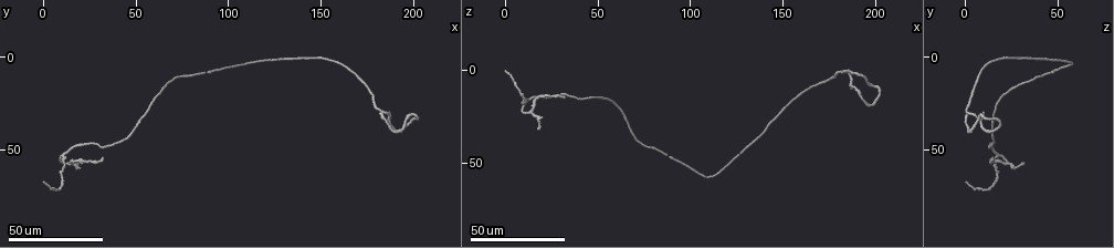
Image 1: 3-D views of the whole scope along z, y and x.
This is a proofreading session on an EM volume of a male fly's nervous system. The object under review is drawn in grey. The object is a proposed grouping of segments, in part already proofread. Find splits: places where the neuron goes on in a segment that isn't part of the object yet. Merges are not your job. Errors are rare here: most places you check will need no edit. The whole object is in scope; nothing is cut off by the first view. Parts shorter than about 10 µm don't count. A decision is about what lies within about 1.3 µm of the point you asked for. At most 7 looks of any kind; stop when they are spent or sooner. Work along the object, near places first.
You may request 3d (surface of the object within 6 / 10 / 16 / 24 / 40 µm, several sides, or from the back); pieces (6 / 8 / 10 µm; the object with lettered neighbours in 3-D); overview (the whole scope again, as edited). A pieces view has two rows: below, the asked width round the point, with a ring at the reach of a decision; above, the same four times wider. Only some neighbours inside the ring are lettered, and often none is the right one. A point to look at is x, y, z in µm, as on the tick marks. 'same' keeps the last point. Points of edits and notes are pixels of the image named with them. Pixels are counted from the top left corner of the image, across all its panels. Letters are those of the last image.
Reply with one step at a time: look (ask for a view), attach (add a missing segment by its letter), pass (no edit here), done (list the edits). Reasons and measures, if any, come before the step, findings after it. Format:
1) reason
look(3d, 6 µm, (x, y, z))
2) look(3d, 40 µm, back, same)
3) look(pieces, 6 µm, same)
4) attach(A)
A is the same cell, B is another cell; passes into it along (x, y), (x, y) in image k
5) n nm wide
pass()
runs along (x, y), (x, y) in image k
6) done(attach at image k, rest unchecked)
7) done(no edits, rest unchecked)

look(3d, 24 µm, (21, 56, 13))

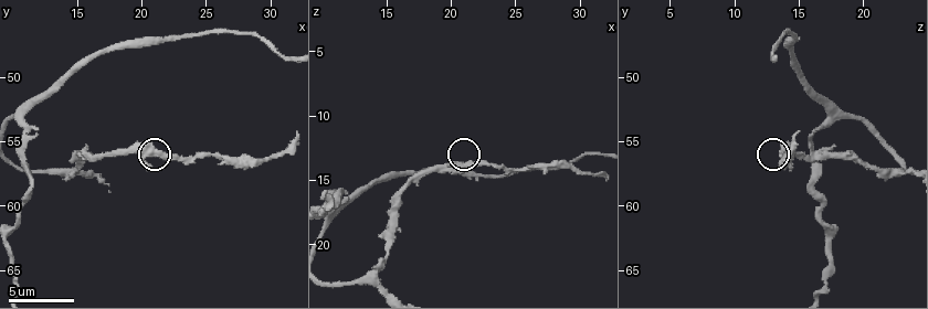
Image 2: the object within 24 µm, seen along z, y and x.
look(pieces, 6 µm, (20.6, 57.0, 14.4))

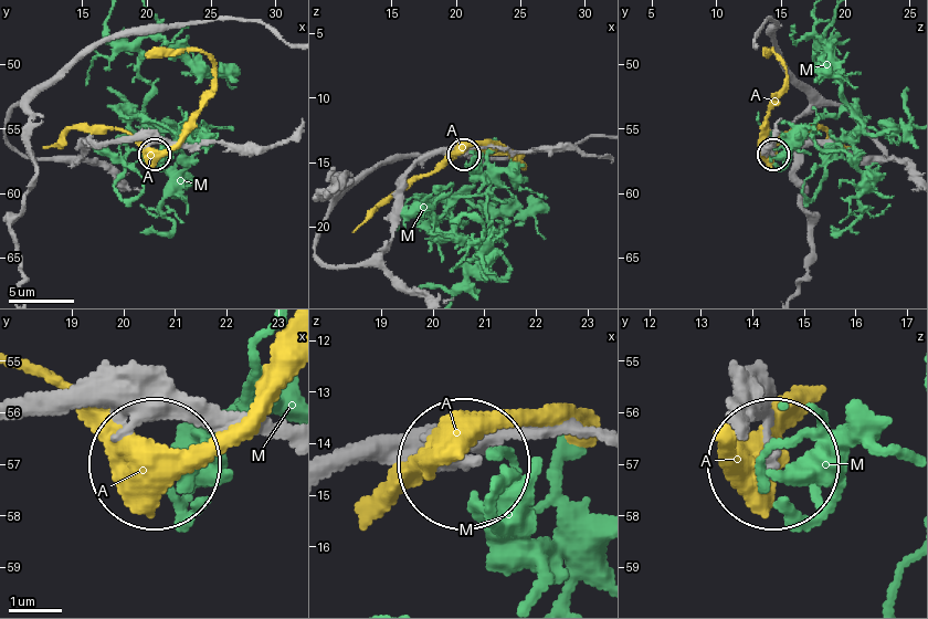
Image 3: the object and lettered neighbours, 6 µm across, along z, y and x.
pass()
A and M are other cells; none of them fits

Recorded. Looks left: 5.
thin end
look(3d, 24 µm, (1, 68, 2))

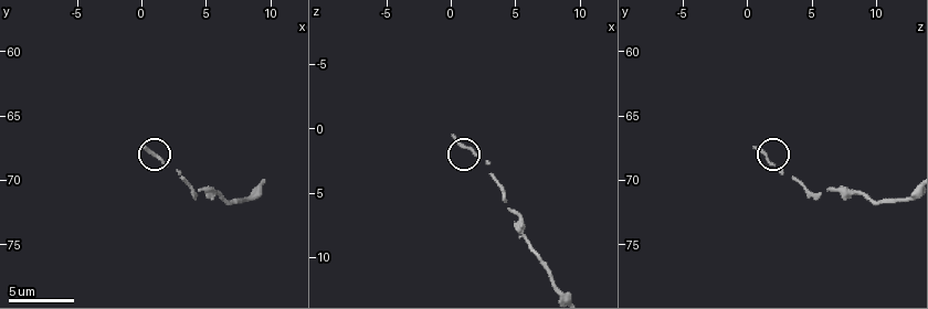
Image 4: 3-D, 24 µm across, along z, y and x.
look(pieces, 10 µm, (0.4, 67.6, 0.8))

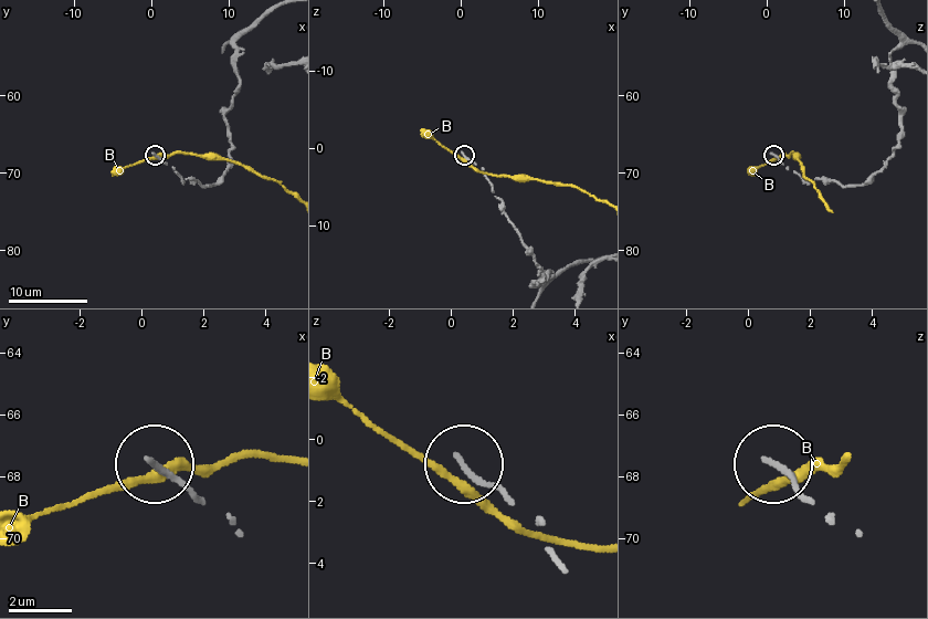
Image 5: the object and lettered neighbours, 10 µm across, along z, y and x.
pass()
B is another cell; runs along (886, 160), (865, 184), (843, 186), (805, 181), (774, 155) in image 5; no lettered segment goes on from it

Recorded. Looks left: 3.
look(3d, 24 µm, (18, 58, 31))

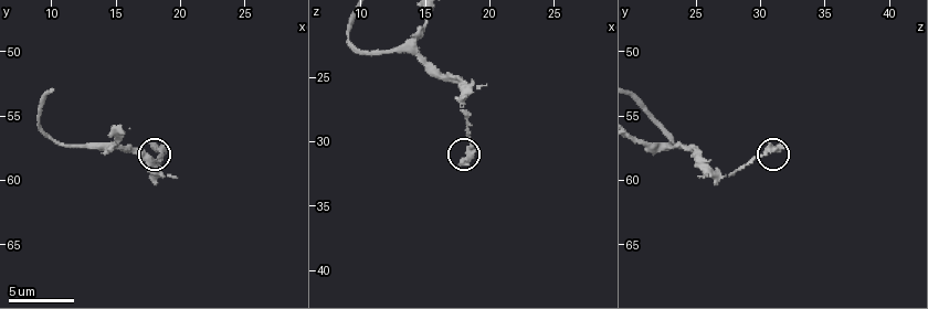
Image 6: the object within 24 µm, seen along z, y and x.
look(pieces, 6 µm, (18.0, 57.2, 31.6))

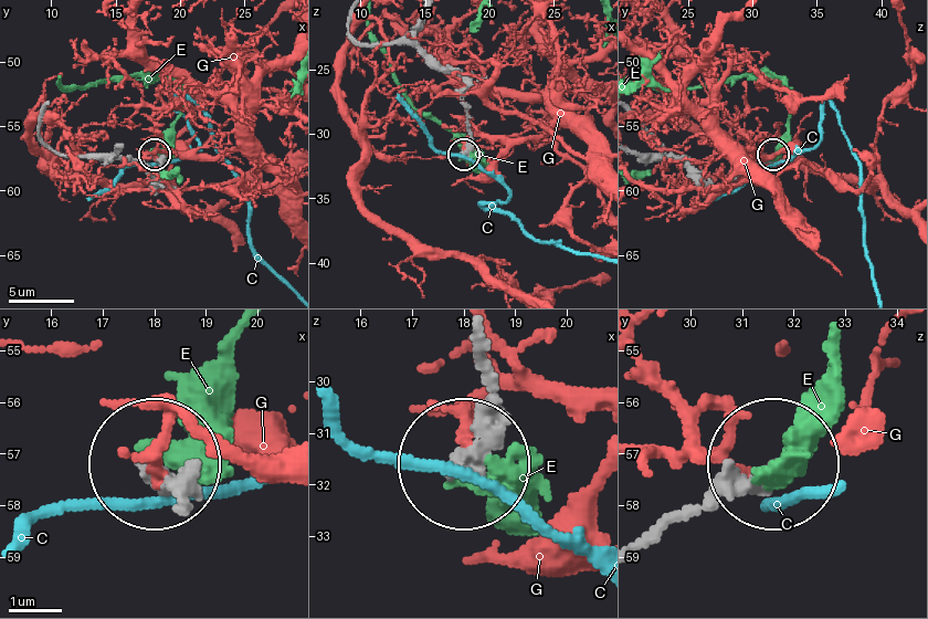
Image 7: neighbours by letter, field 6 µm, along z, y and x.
pass()
C, E and G are other cells; no lettered segment goes on from it

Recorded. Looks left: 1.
done(no edits, rest unchecked)

